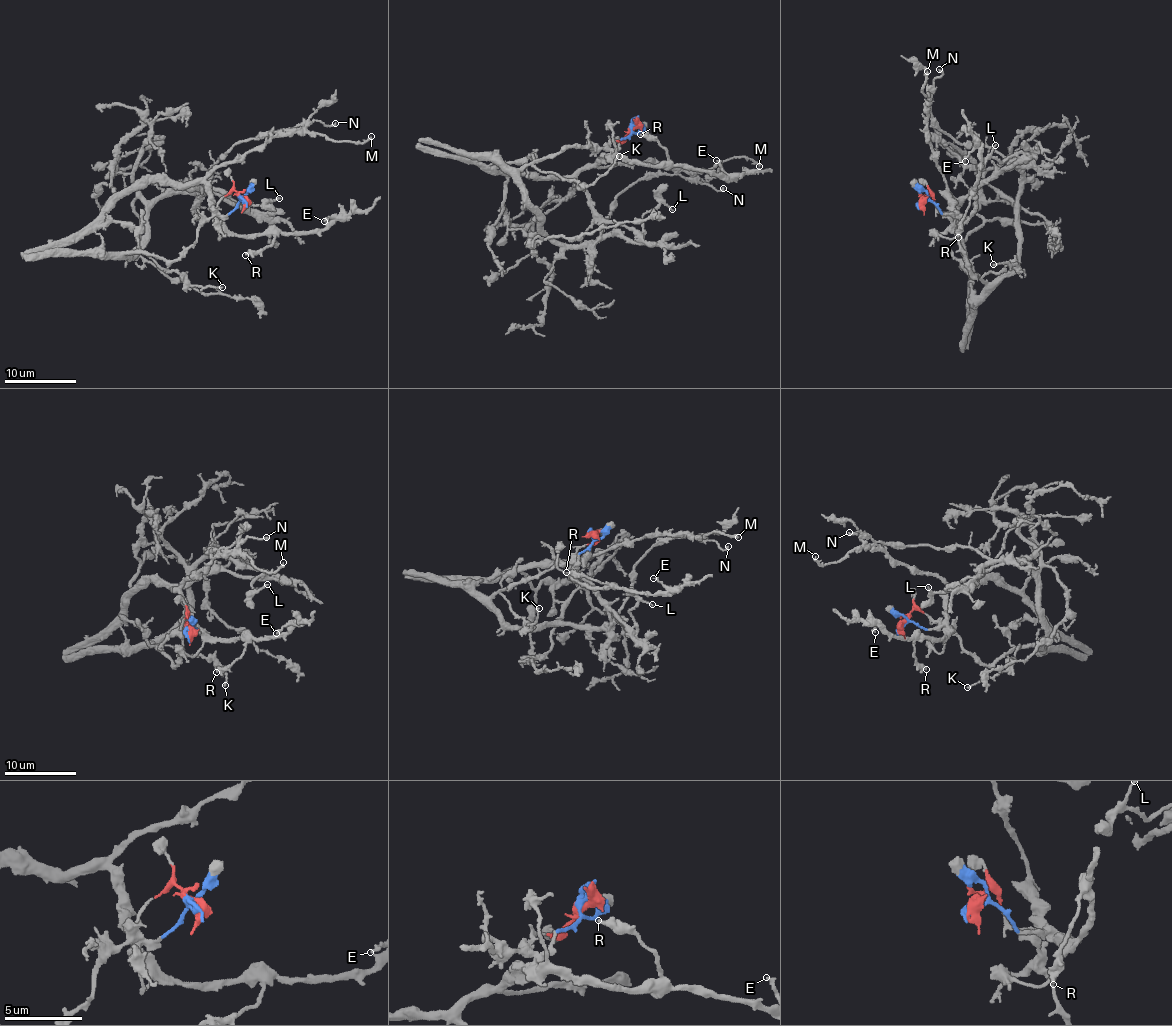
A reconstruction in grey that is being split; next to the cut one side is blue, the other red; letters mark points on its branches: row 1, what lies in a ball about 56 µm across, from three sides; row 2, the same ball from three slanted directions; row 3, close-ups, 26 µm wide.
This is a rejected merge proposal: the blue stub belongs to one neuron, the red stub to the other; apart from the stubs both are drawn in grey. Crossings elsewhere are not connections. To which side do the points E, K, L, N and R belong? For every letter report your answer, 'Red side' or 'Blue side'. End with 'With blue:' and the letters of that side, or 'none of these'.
E: Blue side
K: Red side
L: Red side
N: Red side
R: Blue side
With blue: E, R

